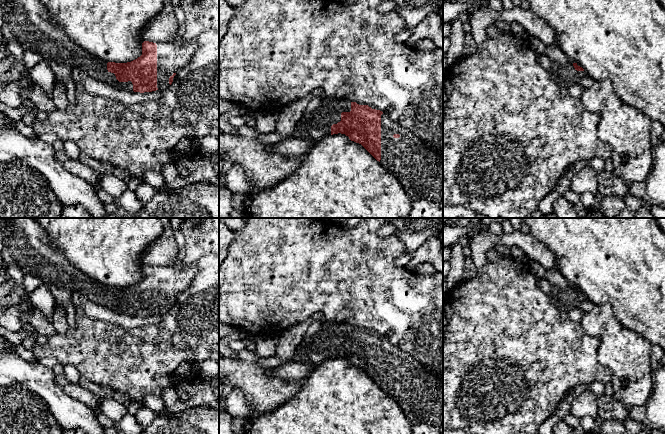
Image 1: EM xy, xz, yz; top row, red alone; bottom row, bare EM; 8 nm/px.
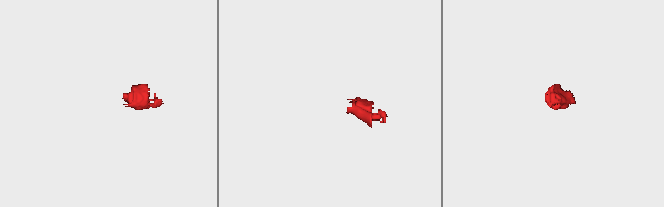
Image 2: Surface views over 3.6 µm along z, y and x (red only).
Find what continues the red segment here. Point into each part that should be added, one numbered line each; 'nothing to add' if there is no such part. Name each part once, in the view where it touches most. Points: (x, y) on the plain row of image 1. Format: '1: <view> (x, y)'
1: xy (26, 244)
2: xz (419, 393)

